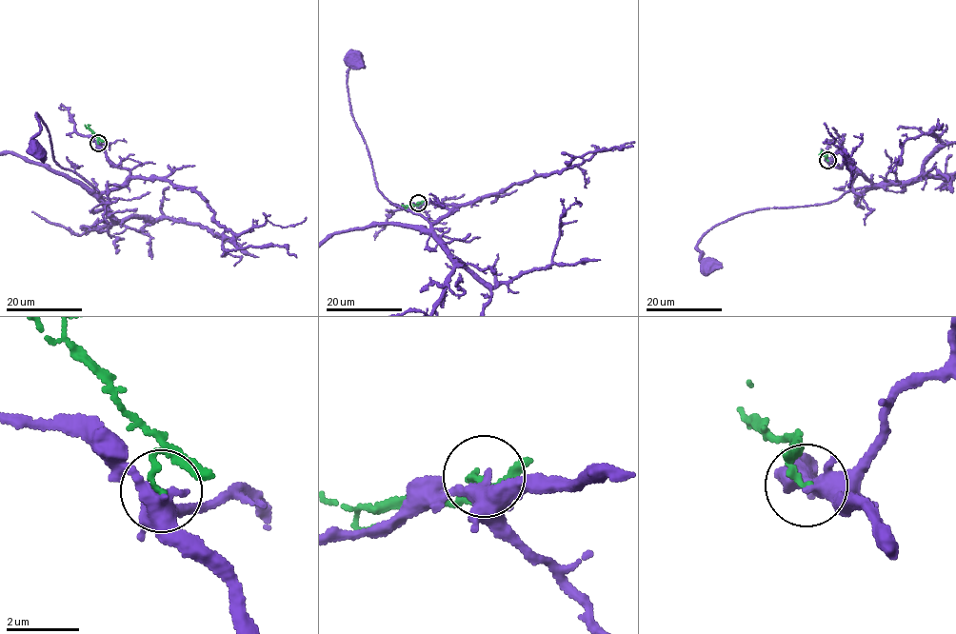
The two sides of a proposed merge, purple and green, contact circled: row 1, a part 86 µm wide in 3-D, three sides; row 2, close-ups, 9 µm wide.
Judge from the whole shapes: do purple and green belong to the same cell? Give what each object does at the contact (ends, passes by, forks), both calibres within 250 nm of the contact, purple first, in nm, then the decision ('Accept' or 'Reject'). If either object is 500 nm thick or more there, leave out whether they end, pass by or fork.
At the ring purple forks. At the ring green ends. Thickness 320 nm (purple) against 120 nm. Reject

